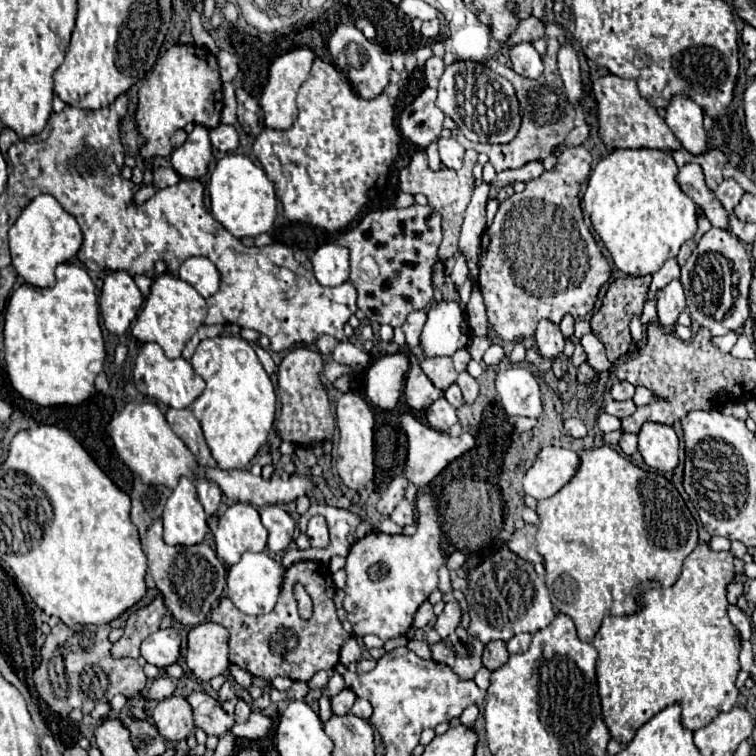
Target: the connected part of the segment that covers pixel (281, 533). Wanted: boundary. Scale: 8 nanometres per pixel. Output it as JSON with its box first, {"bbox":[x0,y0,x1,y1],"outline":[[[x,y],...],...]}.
{"bbox":[259,504,295,554],"outline":[[[279,504],[263,506],[263,508],[259,508],[259,514],[261,514],[263,526],[269,530],[267,548],[275,554],[281,554],[283,550],[289,548],[289,544],[293,540],[293,532],[295,532],[293,518]]]}

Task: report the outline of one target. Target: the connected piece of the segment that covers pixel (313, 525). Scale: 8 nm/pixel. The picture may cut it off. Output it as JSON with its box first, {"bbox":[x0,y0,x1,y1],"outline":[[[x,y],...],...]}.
{"bbox":[307,516,329,548],"outline":[[[311,516],[307,524],[307,538],[313,548],[325,548],[329,544],[329,532],[327,532],[327,522],[323,516]]]}

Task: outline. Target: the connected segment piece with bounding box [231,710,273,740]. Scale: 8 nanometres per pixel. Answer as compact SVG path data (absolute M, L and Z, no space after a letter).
M253 710L249 720L243 722L243 724L235 724L233 726L233 734L235 736L241 736L241 738L249 738L249 740L259 740L263 736L267 736L269 728L273 726L273 720L265 714L261 714L259 710Z

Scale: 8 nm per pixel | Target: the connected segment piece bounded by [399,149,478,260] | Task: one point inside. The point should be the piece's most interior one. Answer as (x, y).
(448, 191)

